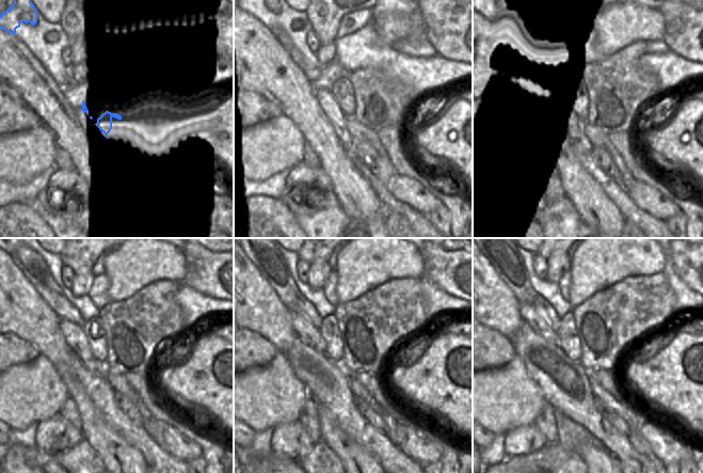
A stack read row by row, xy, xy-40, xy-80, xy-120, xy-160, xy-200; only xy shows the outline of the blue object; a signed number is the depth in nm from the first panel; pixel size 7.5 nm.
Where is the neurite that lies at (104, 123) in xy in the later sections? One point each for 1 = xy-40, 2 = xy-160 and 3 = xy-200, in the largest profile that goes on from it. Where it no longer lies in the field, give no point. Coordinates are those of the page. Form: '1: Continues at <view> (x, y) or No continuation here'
1: Continues at xy-40 (340, 125)
2: Continues at xy-160 (304, 329)
3: Continues at xy-200 (538, 321).

